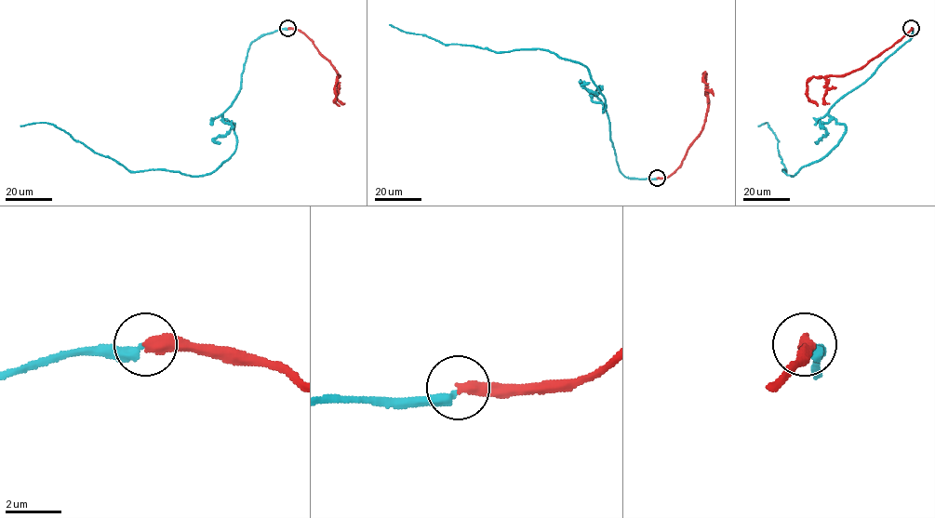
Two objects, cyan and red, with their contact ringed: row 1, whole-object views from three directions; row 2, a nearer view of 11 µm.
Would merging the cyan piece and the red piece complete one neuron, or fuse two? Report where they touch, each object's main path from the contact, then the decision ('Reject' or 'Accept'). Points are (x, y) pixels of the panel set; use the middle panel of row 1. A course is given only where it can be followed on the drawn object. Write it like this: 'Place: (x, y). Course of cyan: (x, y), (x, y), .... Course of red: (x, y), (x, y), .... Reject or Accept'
Place: (657, 178). Course of cyan: (657, 178), (619, 169), (592, 94), (602, 112), (606, 99), (578, 62), (443, 44), (389, 24). Course of red: (657, 178), (671, 175), (701, 131), (709, 99), (704, 73), (702, 80), (708, 84). Reject

